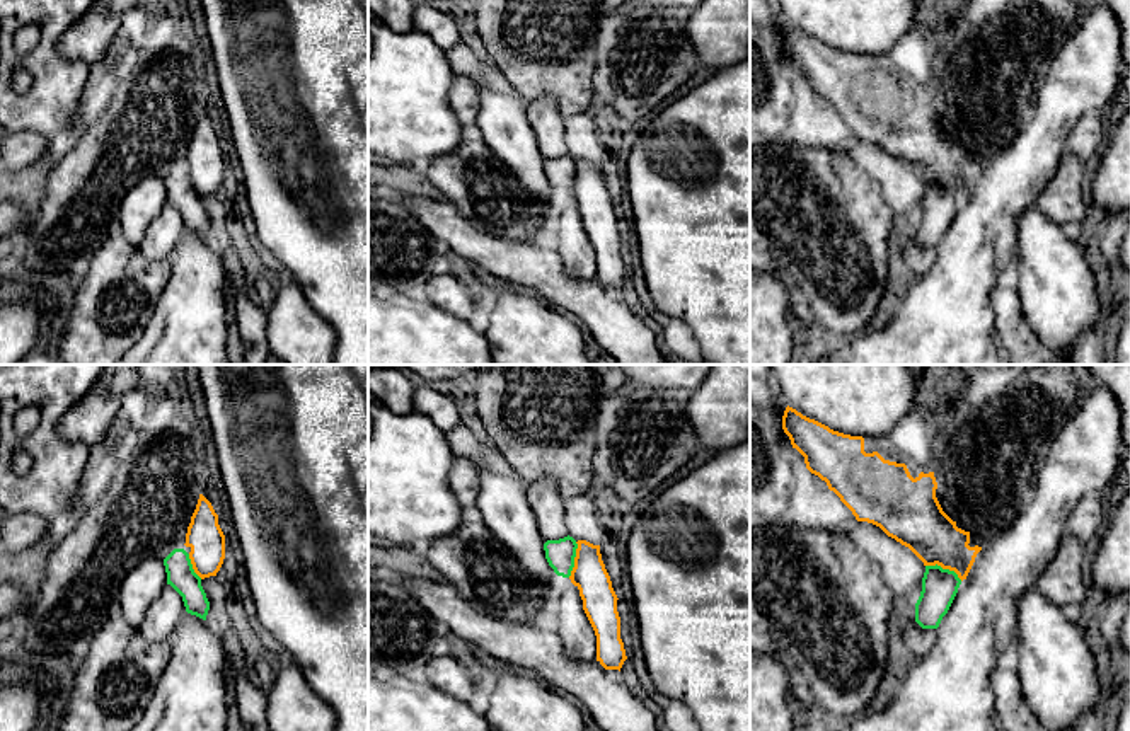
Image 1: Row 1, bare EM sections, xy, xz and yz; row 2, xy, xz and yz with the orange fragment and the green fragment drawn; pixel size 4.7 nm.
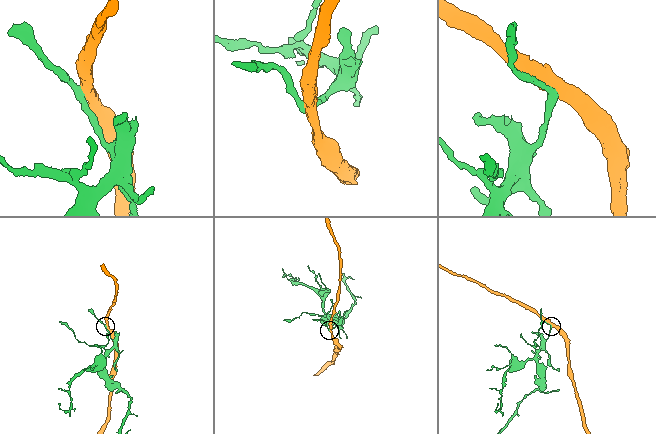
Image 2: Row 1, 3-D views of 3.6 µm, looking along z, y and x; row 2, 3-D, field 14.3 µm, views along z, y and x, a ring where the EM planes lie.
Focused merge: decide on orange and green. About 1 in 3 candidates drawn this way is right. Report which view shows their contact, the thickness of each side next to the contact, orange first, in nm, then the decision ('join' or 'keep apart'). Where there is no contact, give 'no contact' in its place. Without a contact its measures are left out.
meets orange in yz; 260 nm thick on the orange side, 170 nm on the other; keep apart

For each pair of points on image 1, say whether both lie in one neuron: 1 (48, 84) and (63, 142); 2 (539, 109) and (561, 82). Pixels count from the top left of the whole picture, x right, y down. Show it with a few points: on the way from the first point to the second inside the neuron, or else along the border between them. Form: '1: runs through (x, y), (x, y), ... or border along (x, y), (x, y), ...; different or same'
1: runs through (53, 97), (53, 115), (58, 128); same
2: border along (527, 99), (549, 96), (563, 118); different

